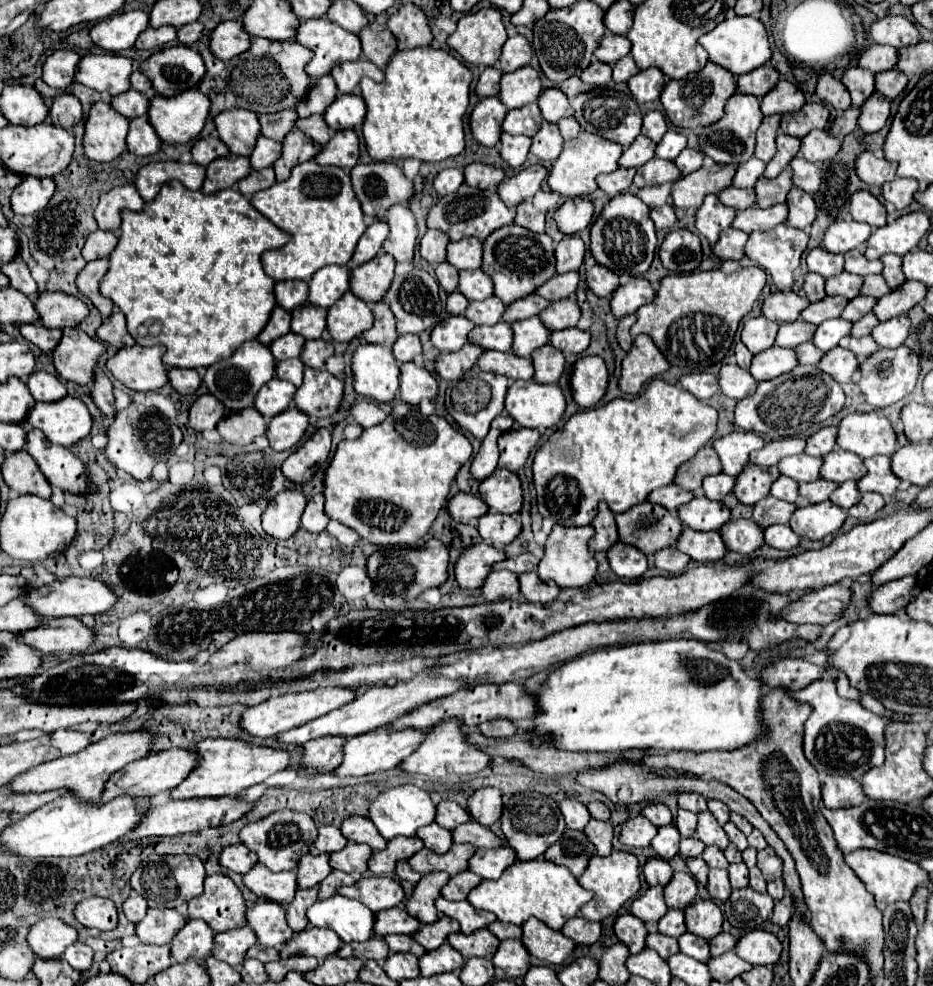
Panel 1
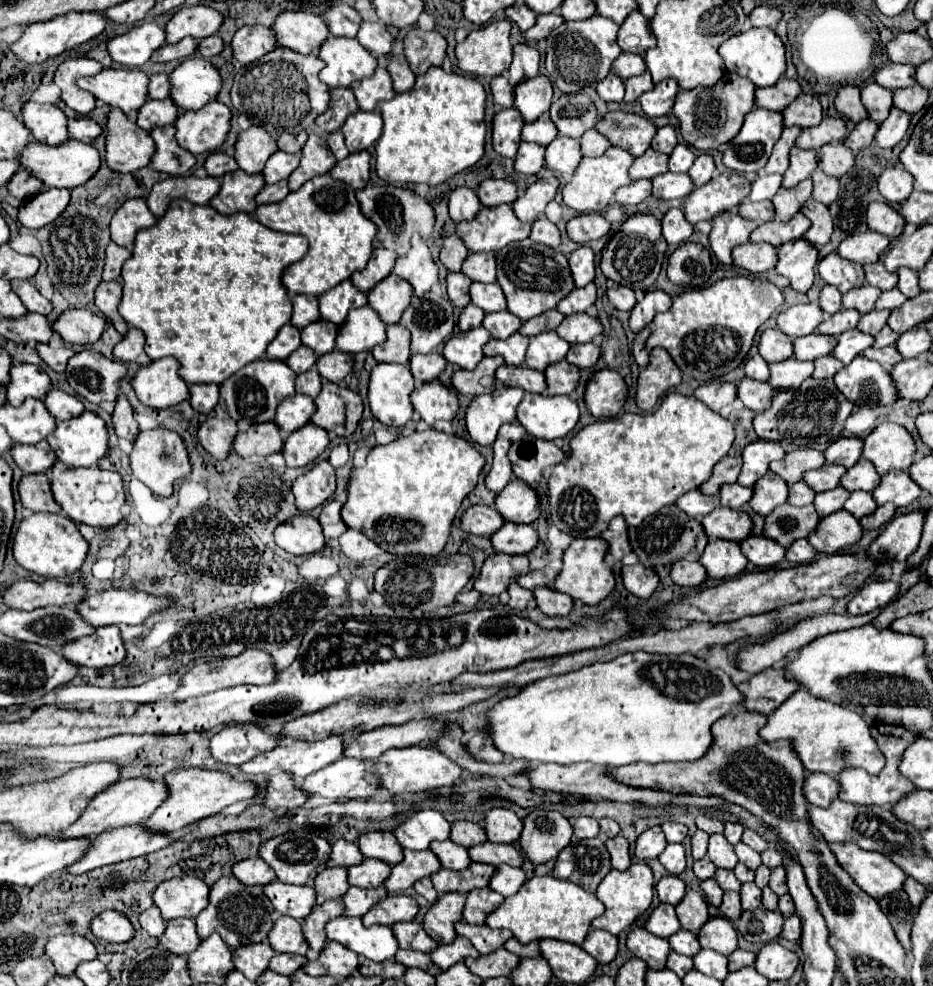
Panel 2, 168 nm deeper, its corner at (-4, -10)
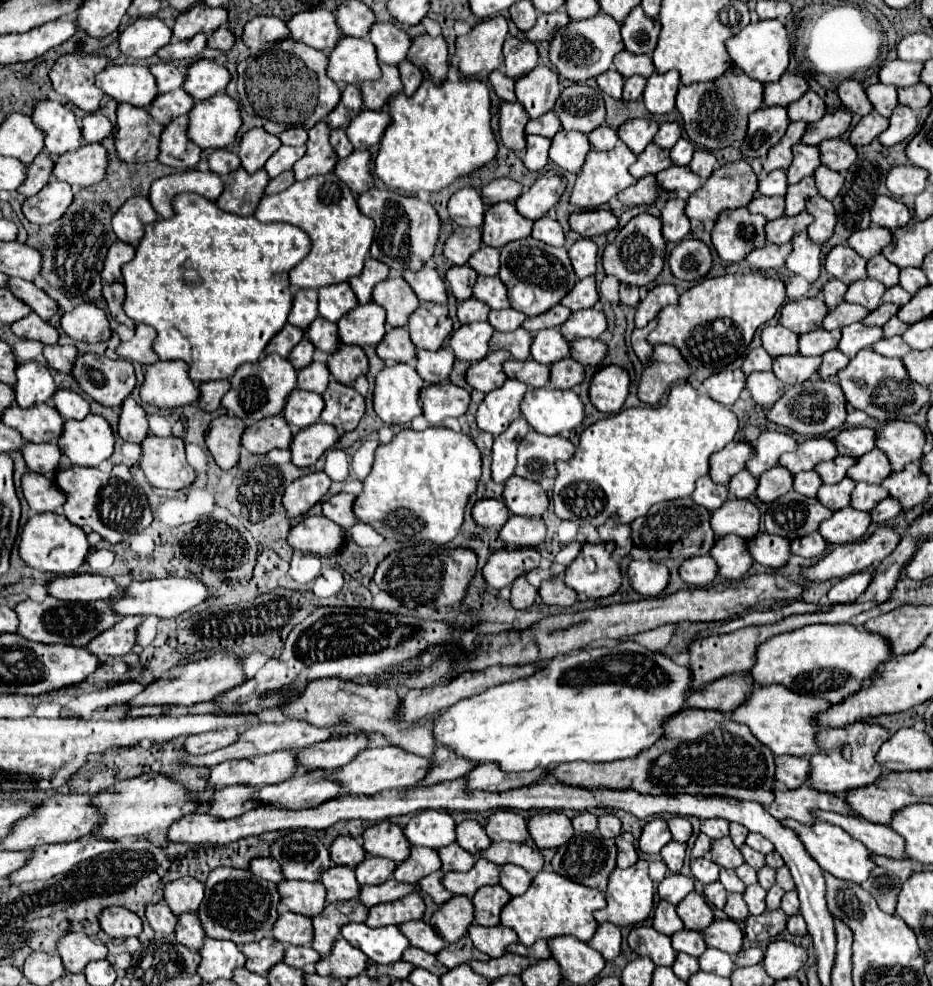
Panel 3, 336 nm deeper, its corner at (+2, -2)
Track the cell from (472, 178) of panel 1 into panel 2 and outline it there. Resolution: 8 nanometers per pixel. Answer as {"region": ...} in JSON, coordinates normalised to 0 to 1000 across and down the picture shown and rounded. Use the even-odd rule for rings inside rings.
{"region":[[[519,183],[512,191],[512,201],[519,209],[536,209],[536,207],[549,207],[555,201],[555,193],[549,185],[544,183]]]}

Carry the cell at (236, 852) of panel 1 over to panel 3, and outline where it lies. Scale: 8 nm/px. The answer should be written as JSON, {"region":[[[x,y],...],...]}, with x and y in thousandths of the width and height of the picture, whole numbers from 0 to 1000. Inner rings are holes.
{"region":[[[289,868],[287,870],[272,870],[272,872],[268,872],[268,880],[266,882],[270,886],[274,886],[274,888],[281,888],[287,895],[294,895],[294,897],[304,892],[300,876],[296,872],[292,872]]]}

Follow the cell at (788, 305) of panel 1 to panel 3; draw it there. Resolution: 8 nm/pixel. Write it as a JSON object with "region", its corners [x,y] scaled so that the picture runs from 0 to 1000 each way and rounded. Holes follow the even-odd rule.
{"region":[[[857,302],[838,310],[836,329],[853,339],[864,339],[879,333],[885,316],[887,312],[879,302]]]}

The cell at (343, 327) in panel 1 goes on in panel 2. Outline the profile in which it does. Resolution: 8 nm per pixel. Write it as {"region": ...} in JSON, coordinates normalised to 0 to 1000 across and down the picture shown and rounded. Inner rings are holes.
{"region":[[[388,310],[373,316],[373,323],[362,337],[360,353],[373,359],[384,359],[399,355],[409,347],[414,347],[414,331],[407,325],[407,318],[397,310]]]}

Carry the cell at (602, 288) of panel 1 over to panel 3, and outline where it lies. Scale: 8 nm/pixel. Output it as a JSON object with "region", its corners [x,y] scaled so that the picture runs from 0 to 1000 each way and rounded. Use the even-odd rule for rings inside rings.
{"region":[[[665,288],[665,306],[671,310],[682,310],[686,306],[684,292],[675,288]]]}

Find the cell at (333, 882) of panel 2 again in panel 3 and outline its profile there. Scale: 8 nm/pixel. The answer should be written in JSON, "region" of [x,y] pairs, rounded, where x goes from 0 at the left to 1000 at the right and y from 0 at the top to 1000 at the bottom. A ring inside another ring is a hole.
{"region":[[[360,876],[354,878],[349,884],[345,884],[343,895],[349,901],[349,913],[352,915],[384,911],[386,897],[382,895],[379,882],[375,878],[360,878]]]}

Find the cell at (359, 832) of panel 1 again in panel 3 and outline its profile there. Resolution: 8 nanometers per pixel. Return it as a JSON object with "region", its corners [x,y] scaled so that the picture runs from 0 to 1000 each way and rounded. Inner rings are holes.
{"region":[[[416,832],[394,838],[390,842],[388,850],[390,850],[390,862],[397,868],[418,870],[427,876],[427,874],[435,872],[439,866],[439,856],[431,848],[431,840],[427,836],[416,834]]]}

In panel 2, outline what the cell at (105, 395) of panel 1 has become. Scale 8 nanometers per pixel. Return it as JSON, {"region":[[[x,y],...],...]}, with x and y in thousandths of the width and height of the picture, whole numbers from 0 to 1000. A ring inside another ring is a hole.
{"region":[[[129,402],[126,408],[124,408],[124,416],[120,420],[120,428],[122,428],[122,436],[129,444],[135,444],[139,448],[146,446],[148,442],[148,428],[144,426],[144,414],[139,412],[139,408]]]}

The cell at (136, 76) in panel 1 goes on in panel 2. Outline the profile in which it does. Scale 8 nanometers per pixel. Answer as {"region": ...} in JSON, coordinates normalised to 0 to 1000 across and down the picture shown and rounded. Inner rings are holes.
{"region":[[[165,75],[165,77],[161,77],[159,93],[161,93],[161,99],[165,99],[165,101],[176,101],[176,99],[182,99],[180,75]]]}

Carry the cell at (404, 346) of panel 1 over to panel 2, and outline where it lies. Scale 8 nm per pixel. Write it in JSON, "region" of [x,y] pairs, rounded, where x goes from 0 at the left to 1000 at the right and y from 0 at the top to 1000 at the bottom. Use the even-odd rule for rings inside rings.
{"region":[[[461,357],[461,359],[444,359],[439,363],[439,375],[446,383],[448,389],[463,387],[472,381],[472,377],[478,373],[478,365],[472,357]]]}

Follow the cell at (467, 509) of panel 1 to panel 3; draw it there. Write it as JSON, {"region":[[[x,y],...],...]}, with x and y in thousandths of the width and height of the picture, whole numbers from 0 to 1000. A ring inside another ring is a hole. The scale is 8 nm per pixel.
{"region":[[[519,505],[512,507],[506,513],[506,525],[512,533],[519,535],[536,535],[544,523],[544,515],[538,507],[527,507],[527,505]]]}

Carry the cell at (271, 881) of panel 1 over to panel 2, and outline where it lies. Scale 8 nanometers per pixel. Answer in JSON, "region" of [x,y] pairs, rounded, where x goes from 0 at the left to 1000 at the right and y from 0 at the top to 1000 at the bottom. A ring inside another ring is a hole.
{"region":[[[289,895],[283,899],[283,907],[292,913],[294,921],[317,933],[326,933],[339,917],[339,905],[334,899],[313,899],[304,895]]]}

